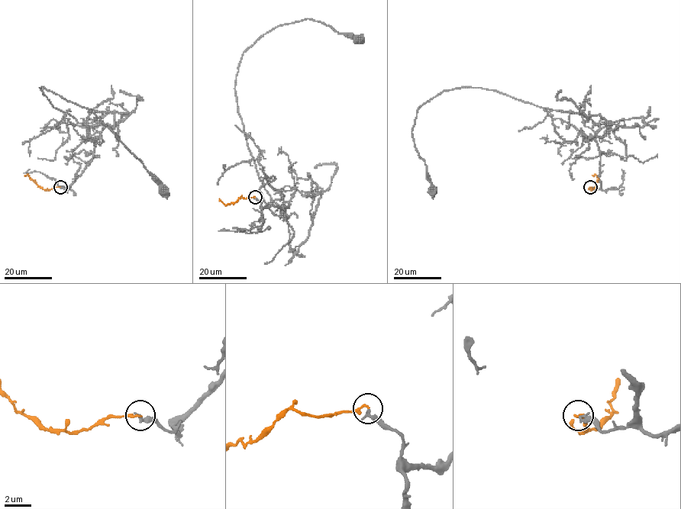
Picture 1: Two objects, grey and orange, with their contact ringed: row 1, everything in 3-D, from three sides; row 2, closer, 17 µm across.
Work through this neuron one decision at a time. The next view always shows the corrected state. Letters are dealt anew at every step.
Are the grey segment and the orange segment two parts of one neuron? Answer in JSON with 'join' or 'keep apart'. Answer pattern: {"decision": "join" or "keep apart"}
{"decision": "join"}

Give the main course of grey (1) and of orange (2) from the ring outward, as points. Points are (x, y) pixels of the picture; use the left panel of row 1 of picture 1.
1: (60, 187), (66, 189), (92, 158), (94, 141), (89, 130), (50, 104), (41, 86), (89, 109), (163, 189)
2: (60, 187), (43, 189), (27, 174), (25, 175)

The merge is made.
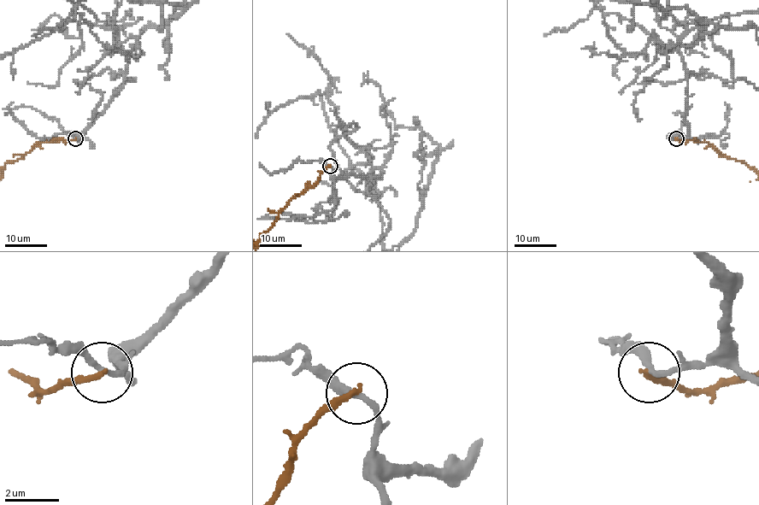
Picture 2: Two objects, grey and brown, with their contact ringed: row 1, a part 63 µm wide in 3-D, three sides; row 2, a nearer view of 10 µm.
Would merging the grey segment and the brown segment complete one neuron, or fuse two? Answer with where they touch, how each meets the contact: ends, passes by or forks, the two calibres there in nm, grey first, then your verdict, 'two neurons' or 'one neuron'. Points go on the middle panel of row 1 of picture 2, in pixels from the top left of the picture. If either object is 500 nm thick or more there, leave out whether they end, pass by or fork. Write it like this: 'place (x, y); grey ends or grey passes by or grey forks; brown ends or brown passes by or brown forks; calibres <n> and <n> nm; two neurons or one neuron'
place (330, 166); grey passes by; brown ends; calibres 240 and 200 nm; two neurons

